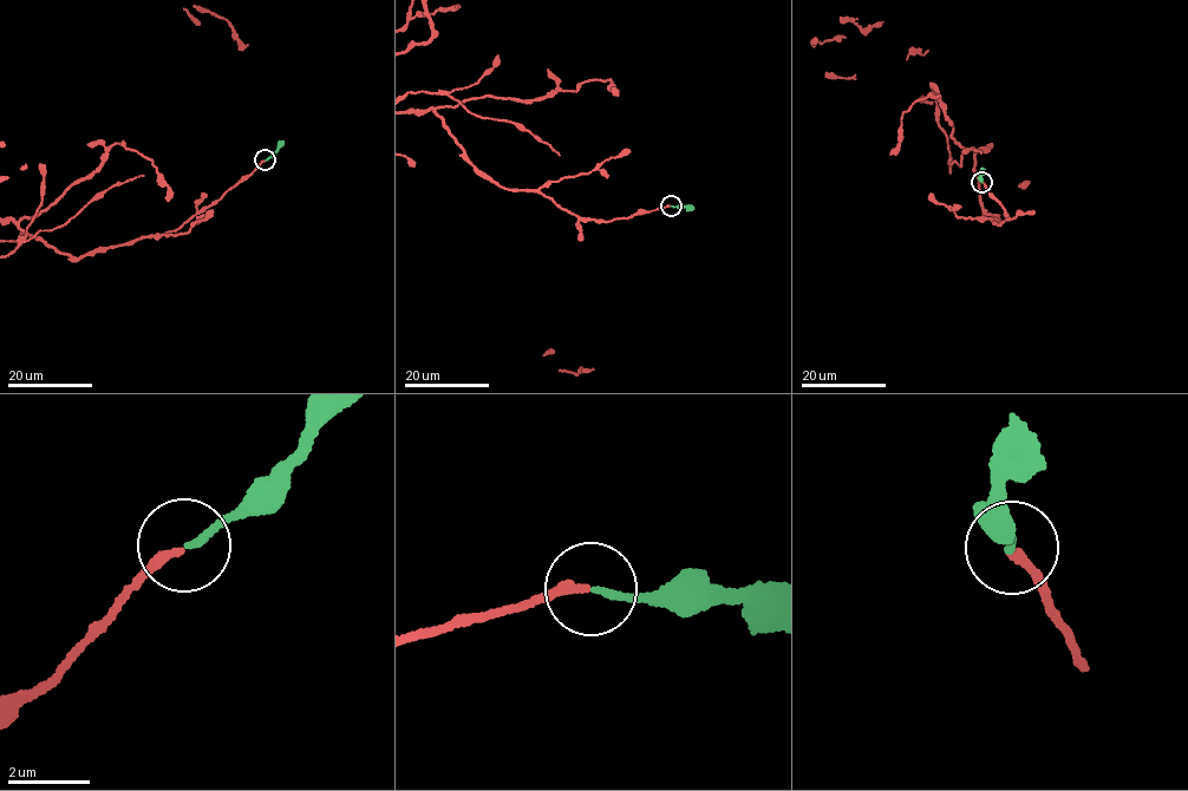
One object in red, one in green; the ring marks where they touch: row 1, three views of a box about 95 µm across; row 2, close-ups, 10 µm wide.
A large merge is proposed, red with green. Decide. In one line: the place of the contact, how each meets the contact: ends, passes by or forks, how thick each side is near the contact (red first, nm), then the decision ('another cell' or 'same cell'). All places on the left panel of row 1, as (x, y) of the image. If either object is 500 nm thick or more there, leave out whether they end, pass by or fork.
at (265, 159); red ends there; green ends there; 240 nm thick on the red side, 160 nm on the other; same cell

